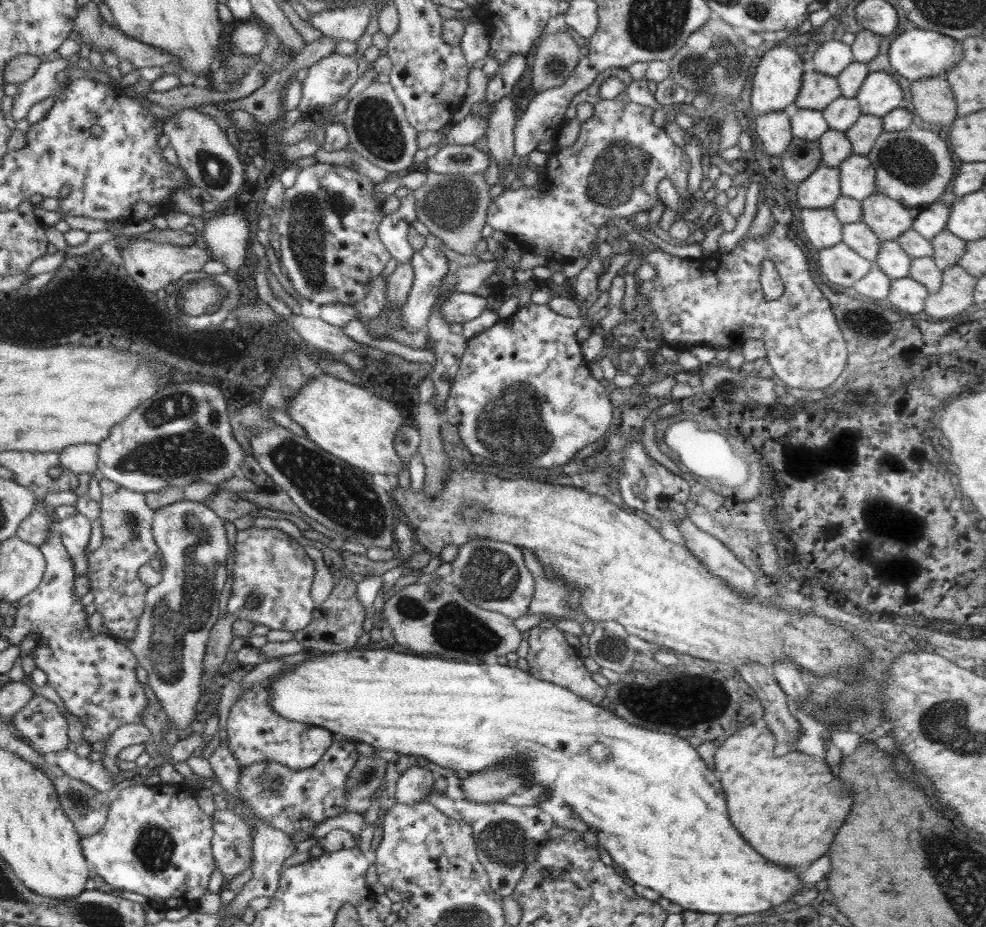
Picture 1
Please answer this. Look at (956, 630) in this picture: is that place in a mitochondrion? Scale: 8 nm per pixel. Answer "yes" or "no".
no

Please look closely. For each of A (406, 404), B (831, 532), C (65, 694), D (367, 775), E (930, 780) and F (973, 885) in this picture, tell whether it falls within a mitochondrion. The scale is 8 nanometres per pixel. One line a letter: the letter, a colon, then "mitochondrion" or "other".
A: other
B: other
C: other
D: mitochondrion
E: other
F: mitochondrion

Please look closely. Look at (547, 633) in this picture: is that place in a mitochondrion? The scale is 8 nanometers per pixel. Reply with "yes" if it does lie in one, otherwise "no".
no

